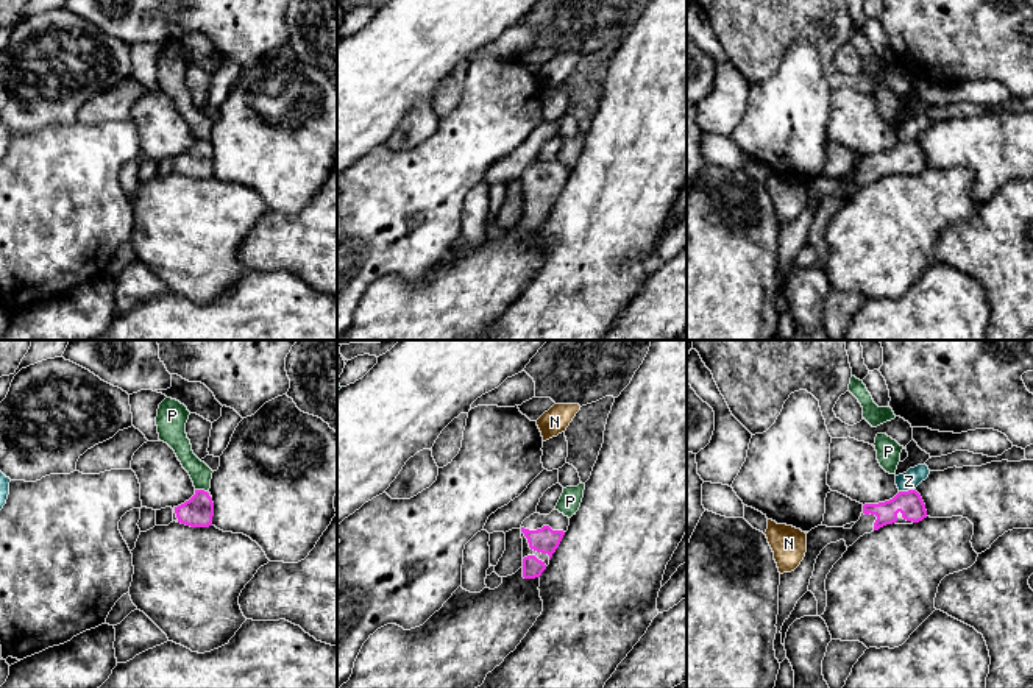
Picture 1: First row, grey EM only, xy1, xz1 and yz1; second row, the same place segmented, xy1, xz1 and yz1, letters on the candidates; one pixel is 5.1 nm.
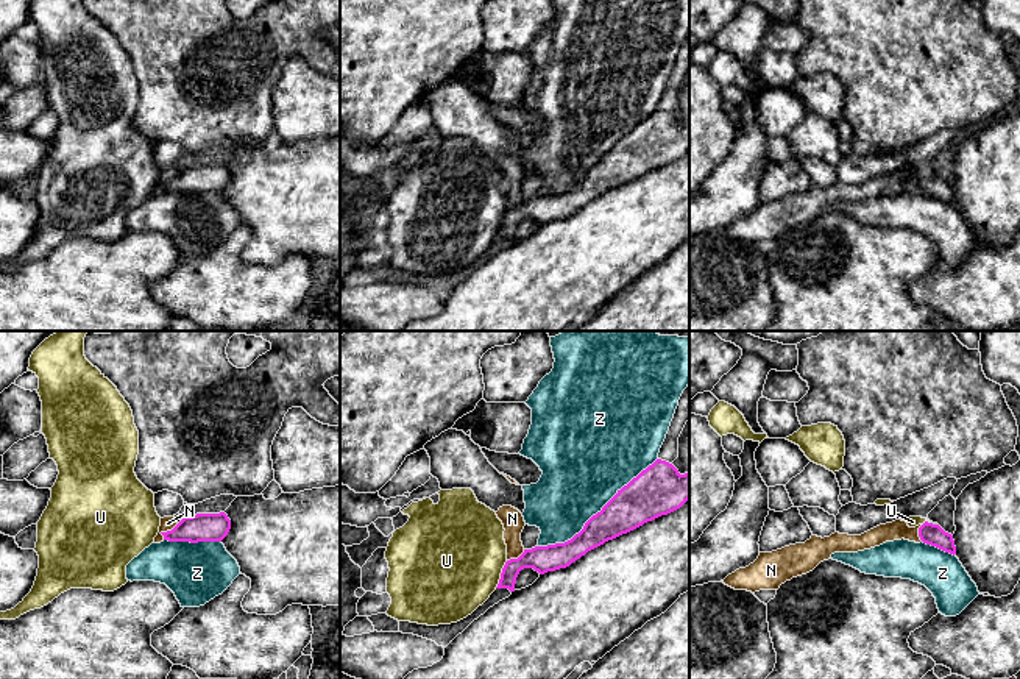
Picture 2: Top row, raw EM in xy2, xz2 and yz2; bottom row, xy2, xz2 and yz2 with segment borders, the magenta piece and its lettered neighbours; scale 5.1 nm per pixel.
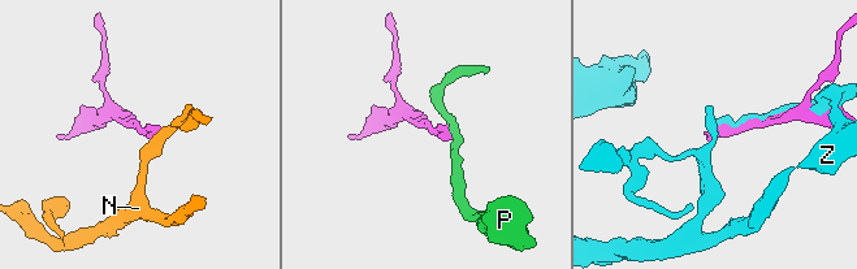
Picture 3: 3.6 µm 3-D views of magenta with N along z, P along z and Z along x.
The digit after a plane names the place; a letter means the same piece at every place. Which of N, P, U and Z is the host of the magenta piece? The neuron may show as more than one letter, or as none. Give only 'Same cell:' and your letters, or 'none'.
Same cell: none

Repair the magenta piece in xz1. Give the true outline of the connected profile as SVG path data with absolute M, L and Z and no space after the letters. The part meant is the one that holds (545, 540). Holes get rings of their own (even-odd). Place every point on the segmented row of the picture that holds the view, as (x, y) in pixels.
M552 510L549 515L534 513L521 524L523 538L523 577L535 579L549 565L549 560L559 548L570 518Z

